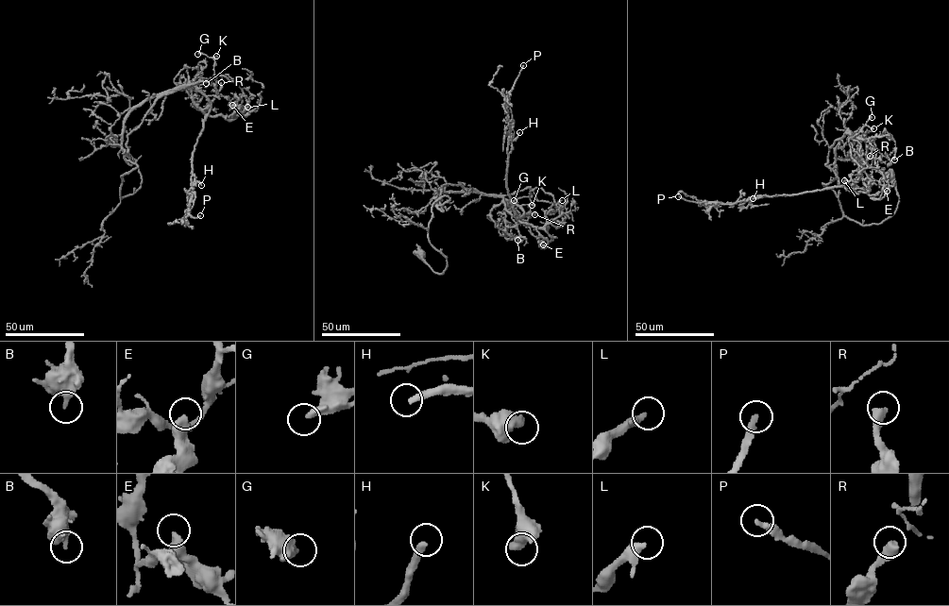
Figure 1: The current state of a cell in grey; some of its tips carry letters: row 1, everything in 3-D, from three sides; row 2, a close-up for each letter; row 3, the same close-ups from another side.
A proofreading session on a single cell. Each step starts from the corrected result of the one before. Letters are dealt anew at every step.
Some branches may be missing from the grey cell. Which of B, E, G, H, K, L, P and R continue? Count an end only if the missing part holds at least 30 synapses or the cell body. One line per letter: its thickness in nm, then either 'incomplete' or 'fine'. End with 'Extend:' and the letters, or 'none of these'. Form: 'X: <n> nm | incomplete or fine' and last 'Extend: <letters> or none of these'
B: 420 nm | fine
E: 460 nm | fine
G: 360 nm | fine
H: 280 nm | fine
K: 650 nm | fine
L: 360 nm | fine
P: 260 nm | incomplete
R: 480 nm | incomplete
Extend: P, R

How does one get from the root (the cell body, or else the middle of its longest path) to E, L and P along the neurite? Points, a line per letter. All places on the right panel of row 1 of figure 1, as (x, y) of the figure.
E: (889, 176), (898, 203), (879, 224), (848, 218), (822, 184), (835, 178), (849, 131), (869, 194), (887, 191)
L: (889, 176), (891, 215), (863, 226), (844, 215), (822, 184), (835, 178), (849, 131), (858, 177), (844, 180)
P: (889, 176), (891, 215), (844, 215), (822, 184), (849, 131), (851, 185), (678, 196)

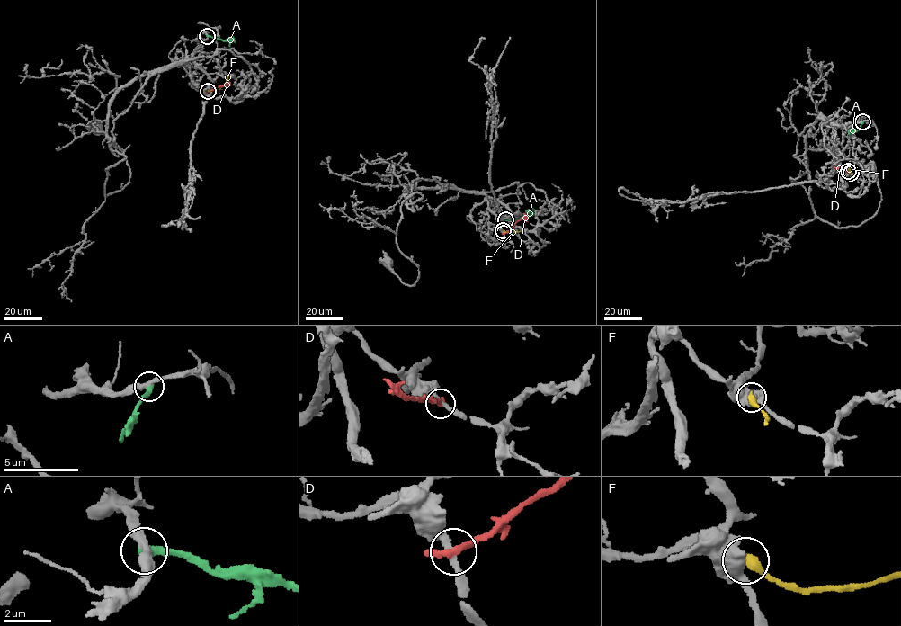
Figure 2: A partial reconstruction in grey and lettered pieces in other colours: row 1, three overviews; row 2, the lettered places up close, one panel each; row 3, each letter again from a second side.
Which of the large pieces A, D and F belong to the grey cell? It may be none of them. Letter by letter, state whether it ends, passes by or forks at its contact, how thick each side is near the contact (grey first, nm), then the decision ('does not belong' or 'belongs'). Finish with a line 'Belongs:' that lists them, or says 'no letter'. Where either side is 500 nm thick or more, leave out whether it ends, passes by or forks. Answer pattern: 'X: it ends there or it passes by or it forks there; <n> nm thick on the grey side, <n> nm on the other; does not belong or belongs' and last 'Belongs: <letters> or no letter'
A: it ends there; 340 nm thick on the grey side, 400 nm on the other; does not belong
D: it ends there; 240 nm thick on the grey side, 360 nm on the other; does not belong
F: 600 nm thick on the grey side, 420 nm on the other; does not belong
Belongs: no letter

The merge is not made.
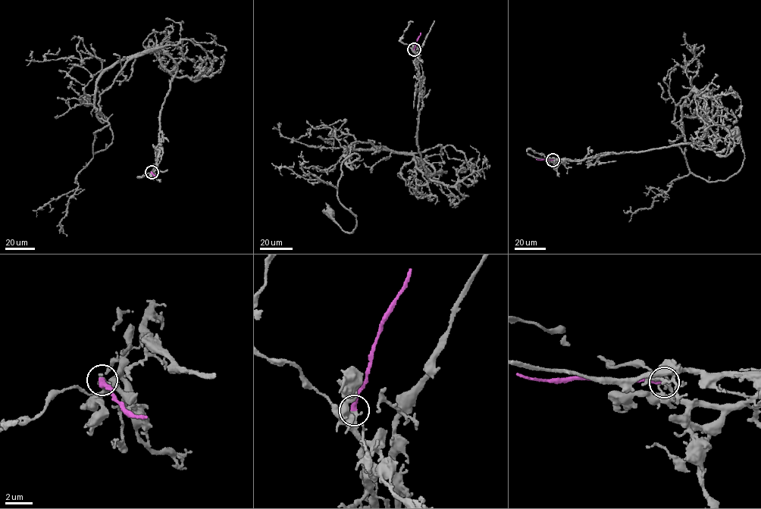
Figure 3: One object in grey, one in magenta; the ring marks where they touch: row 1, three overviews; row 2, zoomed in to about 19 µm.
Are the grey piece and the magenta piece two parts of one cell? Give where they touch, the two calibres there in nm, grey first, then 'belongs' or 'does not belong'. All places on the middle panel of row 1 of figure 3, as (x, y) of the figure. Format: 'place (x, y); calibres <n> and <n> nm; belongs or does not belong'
place (414, 49); calibres 240 and 400 nm; belongs

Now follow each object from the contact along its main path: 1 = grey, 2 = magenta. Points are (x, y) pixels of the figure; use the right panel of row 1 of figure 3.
1: (552, 160), (696, 142), (695, 87), (669, 140), (689, 170), (737, 173), (734, 133)
2: (552, 160), (536, 159)

